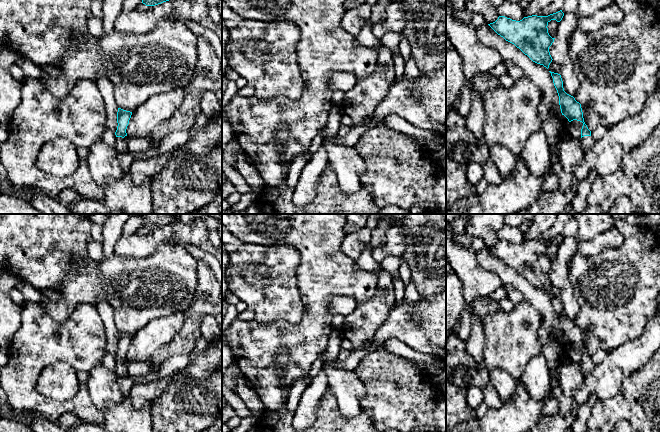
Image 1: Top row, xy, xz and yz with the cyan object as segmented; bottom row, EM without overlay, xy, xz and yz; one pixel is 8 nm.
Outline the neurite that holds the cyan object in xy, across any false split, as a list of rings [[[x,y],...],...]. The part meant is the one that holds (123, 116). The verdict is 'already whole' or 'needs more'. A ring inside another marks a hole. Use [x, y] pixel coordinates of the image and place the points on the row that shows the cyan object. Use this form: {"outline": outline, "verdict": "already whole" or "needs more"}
{"outline": [[[118,108],[117,112],[117,130],[116,135],[116,148],[122,153],[128,153],[128,145],[124,140],[124,137],[127,136],[126,129],[129,124],[132,112]]], "verdict": "needs more"}

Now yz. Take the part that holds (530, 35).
{"outline": [[[562,10],[548,16],[532,15],[520,21],[505,16],[488,24],[498,35],[514,44],[533,62],[543,65],[547,69],[552,62],[549,47],[554,42],[548,33],[548,23],[551,20],[560,22],[564,16]]], "verdict": "already whole"}

